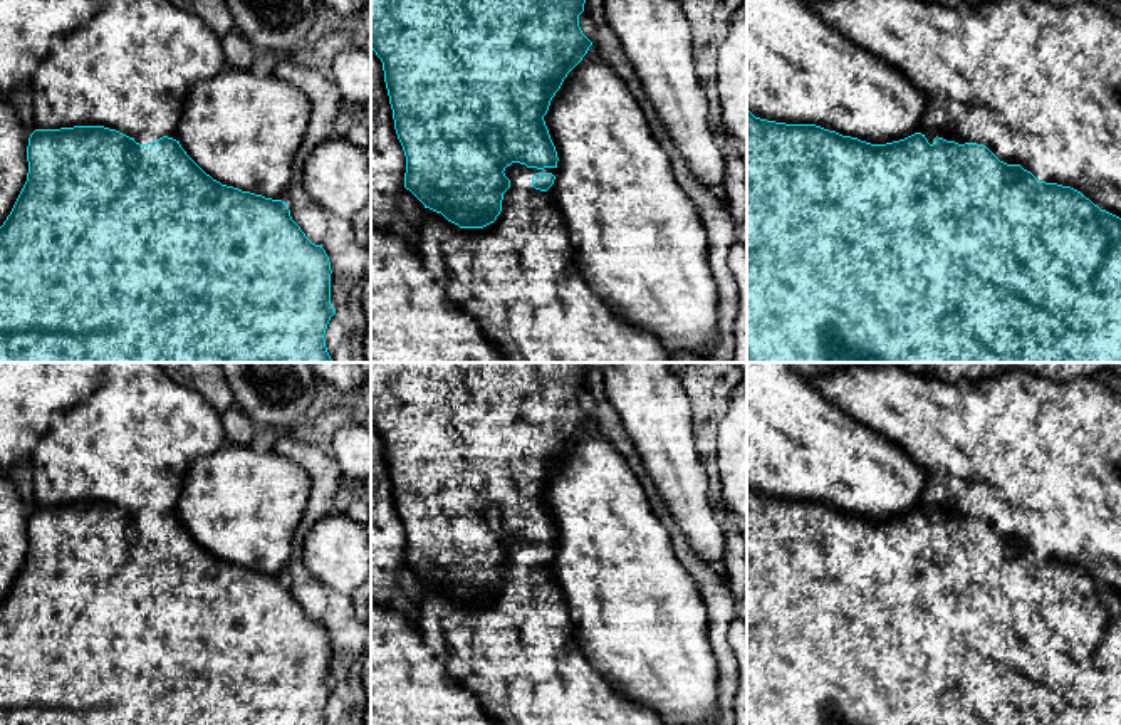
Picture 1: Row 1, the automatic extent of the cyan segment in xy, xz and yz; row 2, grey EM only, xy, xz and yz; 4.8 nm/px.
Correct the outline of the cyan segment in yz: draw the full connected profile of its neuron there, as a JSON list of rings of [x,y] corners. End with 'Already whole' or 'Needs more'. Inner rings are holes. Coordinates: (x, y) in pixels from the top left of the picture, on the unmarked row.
[[[747,485],[747,725],[1121,725],[1121,594],[1071,562],[1040,557],[1020,540],[1000,537],[983,520],[958,520],[938,512],[930,520],[921,509],[871,520],[816,500],[760,495]]]. Already whole

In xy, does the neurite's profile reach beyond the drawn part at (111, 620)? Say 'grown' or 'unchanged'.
unchanged

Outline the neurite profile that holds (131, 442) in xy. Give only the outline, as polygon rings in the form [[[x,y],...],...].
[[[107,362],[99,388],[81,404],[55,415],[35,445],[30,456],[35,503],[104,502],[139,520],[163,512],[178,517],[176,503],[190,465],[225,443],[222,413],[200,393],[175,383],[158,362]]]

